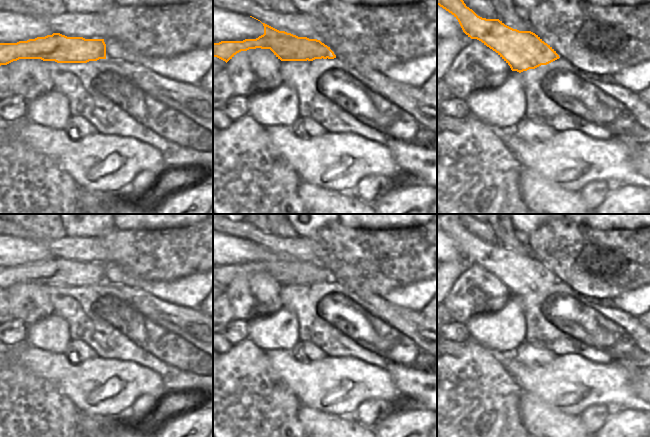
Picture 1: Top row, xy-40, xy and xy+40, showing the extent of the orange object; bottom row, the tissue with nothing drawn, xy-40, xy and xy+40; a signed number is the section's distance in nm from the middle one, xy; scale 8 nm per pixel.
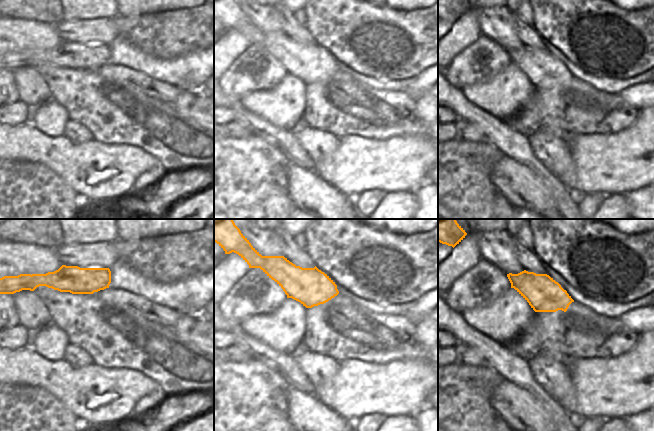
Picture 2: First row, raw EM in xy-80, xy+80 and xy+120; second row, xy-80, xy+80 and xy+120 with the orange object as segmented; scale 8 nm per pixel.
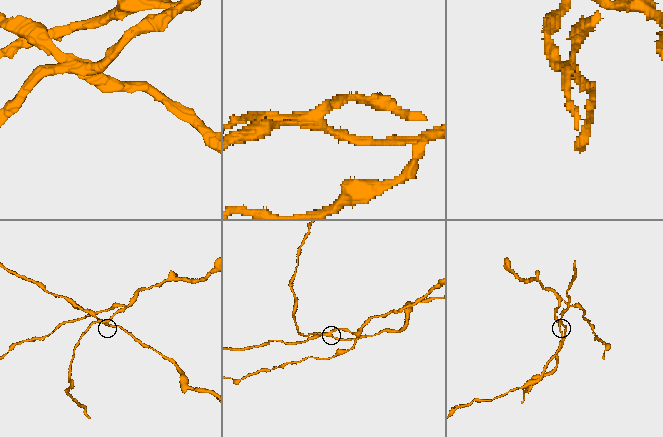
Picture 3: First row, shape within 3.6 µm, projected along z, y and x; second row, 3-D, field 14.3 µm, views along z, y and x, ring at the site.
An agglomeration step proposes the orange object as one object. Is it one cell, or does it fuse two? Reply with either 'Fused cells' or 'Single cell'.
Fused cells.

